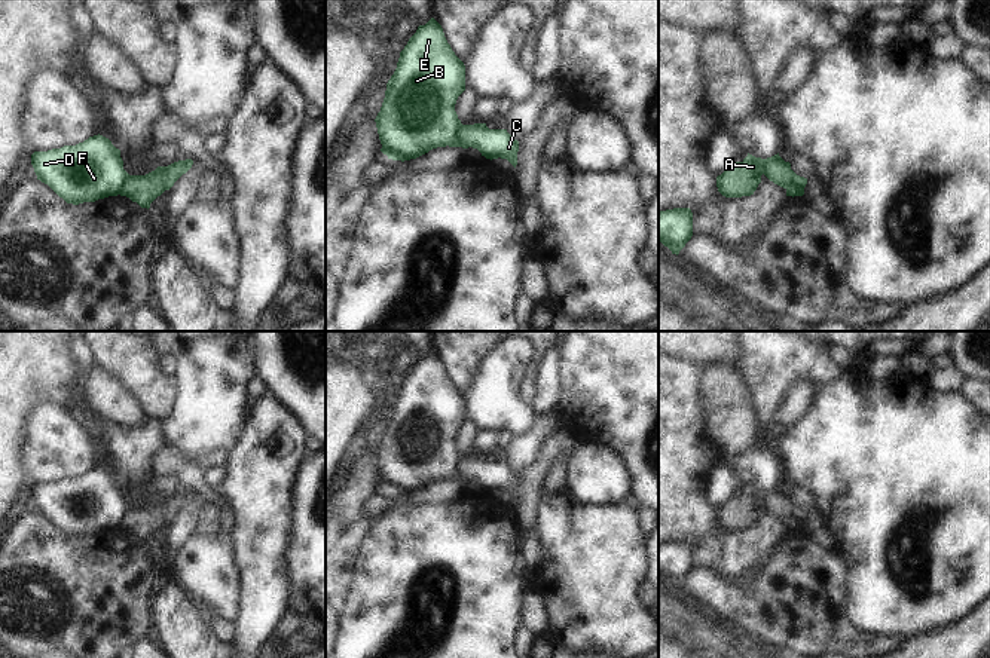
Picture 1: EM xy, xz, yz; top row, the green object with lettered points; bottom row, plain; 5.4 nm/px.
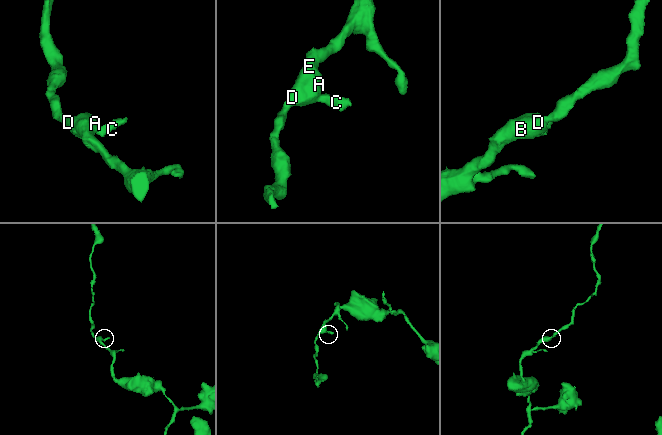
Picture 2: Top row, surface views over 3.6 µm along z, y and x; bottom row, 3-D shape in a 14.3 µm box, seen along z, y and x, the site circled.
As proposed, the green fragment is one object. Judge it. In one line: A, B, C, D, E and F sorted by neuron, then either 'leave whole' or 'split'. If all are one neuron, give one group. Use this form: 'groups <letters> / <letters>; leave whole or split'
groups A B D E F / C; split

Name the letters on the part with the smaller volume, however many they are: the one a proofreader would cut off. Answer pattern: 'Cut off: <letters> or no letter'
Cut off: C

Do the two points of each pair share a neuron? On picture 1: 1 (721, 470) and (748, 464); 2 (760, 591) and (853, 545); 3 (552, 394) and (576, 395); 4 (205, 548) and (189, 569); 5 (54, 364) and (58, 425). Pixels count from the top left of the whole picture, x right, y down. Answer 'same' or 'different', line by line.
1: different
2: different
3: different
4: same
5: different

